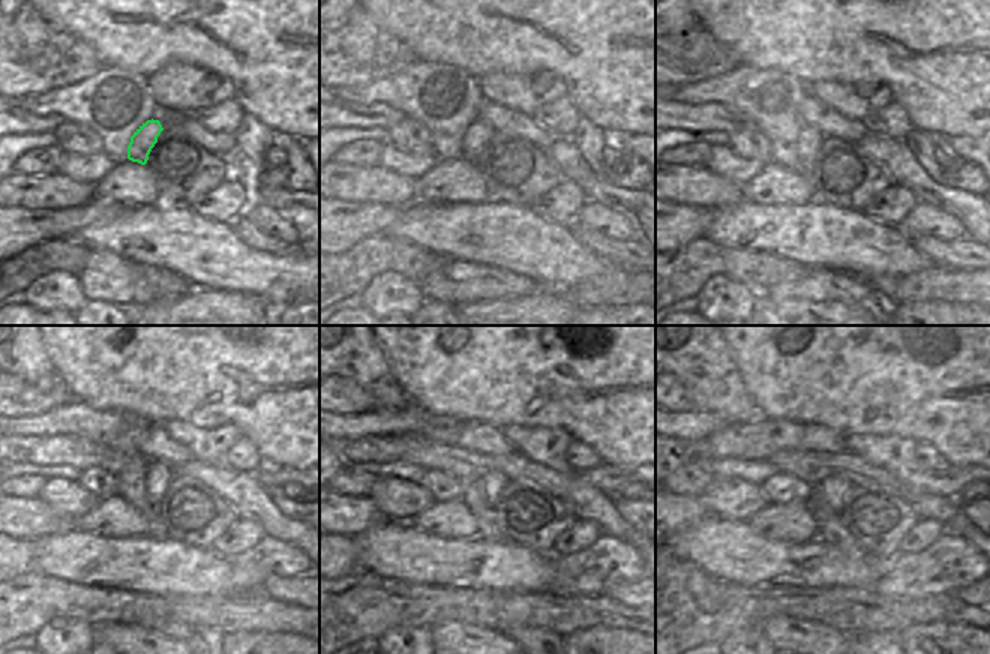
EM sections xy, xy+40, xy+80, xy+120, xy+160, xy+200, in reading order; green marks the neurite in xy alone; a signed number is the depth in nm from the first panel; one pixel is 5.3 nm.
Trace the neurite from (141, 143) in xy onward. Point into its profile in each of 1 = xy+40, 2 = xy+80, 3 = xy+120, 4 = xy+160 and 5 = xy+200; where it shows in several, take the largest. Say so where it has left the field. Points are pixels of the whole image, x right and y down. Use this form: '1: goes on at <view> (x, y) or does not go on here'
1: goes on at xy+40 (476, 140)
2: goes on at xy+80 (809, 143)
3: goes on at xy+120 (158, 474)
4: goes on at xy+160 (494, 482)
5: goes on at xy+200 (825, 500)

